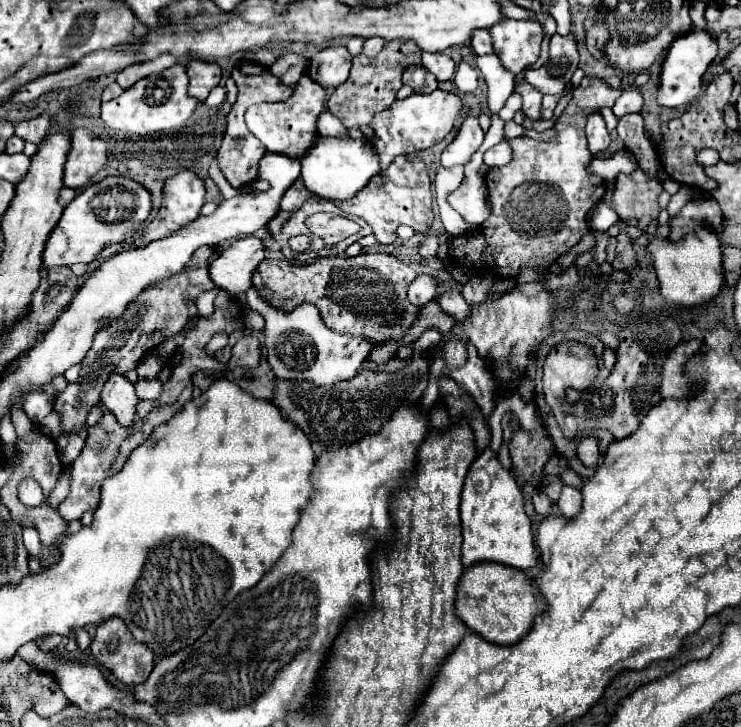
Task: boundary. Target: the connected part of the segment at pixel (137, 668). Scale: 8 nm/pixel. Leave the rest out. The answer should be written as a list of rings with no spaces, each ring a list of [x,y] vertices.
[[[113,617],[113,619],[107,619],[103,621],[99,627],[97,627],[97,633],[93,637],[93,643],[91,643],[91,655],[95,661],[99,661],[105,669],[109,669],[119,681],[123,681],[125,685],[139,685],[143,683],[151,671],[153,671],[153,665],[155,665],[155,657],[153,653],[147,649],[147,645],[135,641],[129,633],[129,629],[123,625],[123,621],[119,617]]]

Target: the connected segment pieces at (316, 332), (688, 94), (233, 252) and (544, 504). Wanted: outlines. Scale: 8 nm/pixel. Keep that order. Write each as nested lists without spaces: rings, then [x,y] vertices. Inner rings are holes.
[[[255,289],[245,293],[247,305],[265,319],[267,361],[277,381],[311,381],[313,385],[333,385],[357,375],[361,363],[369,357],[373,345],[361,337],[339,335],[325,327],[319,311],[311,303],[299,305],[293,313],[283,313],[267,305]]]
[[[693,29],[691,33],[679,37],[677,41],[673,41],[669,55],[663,63],[663,73],[661,73],[661,87],[657,93],[657,101],[663,107],[679,107],[685,103],[691,103],[699,91],[701,91],[701,83],[703,83],[703,75],[707,71],[707,67],[713,63],[713,59],[717,57],[717,41],[711,37],[709,31],[701,31],[701,29]]]
[[[245,237],[233,241],[219,257],[211,263],[209,275],[217,289],[231,295],[241,295],[253,287],[251,277],[257,265],[265,259],[265,241],[259,237]]]
[[[537,491],[537,497],[533,497],[533,507],[535,507],[537,513],[541,513],[541,515],[549,515],[553,505],[551,505],[551,501],[549,501],[549,497],[547,497],[545,493]]]

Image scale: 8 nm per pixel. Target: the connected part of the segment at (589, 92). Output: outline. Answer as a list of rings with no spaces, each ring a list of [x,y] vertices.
[[[583,77],[575,87],[569,105],[555,121],[555,141],[533,141],[525,135],[511,139],[513,161],[505,167],[489,169],[485,183],[489,191],[491,215],[481,233],[487,239],[485,259],[489,269],[501,277],[517,277],[519,269],[549,269],[557,257],[575,247],[589,233],[589,211],[605,195],[605,181],[587,171],[589,151],[585,145],[585,121],[603,107],[613,107],[619,89],[611,89],[605,79]]]

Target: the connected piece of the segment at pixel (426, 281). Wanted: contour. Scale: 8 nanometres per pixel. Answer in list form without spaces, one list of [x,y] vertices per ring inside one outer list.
[[[417,275],[415,281],[409,285],[409,301],[417,307],[427,305],[429,301],[433,301],[437,297],[437,287],[439,287],[441,279],[433,277],[433,275]]]

